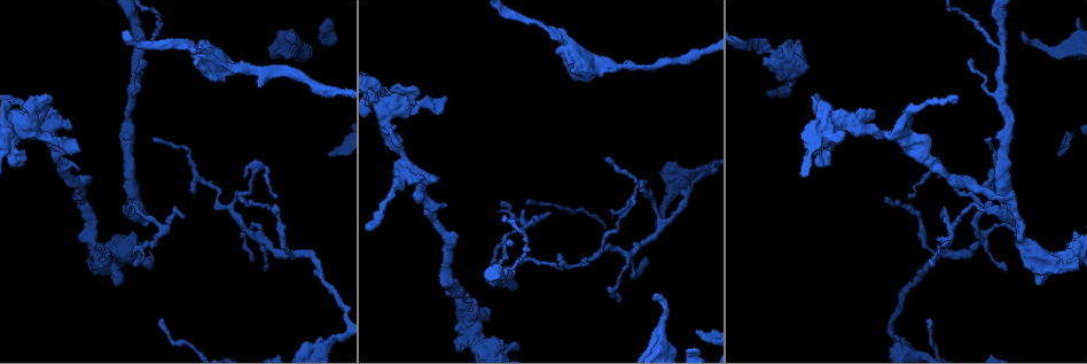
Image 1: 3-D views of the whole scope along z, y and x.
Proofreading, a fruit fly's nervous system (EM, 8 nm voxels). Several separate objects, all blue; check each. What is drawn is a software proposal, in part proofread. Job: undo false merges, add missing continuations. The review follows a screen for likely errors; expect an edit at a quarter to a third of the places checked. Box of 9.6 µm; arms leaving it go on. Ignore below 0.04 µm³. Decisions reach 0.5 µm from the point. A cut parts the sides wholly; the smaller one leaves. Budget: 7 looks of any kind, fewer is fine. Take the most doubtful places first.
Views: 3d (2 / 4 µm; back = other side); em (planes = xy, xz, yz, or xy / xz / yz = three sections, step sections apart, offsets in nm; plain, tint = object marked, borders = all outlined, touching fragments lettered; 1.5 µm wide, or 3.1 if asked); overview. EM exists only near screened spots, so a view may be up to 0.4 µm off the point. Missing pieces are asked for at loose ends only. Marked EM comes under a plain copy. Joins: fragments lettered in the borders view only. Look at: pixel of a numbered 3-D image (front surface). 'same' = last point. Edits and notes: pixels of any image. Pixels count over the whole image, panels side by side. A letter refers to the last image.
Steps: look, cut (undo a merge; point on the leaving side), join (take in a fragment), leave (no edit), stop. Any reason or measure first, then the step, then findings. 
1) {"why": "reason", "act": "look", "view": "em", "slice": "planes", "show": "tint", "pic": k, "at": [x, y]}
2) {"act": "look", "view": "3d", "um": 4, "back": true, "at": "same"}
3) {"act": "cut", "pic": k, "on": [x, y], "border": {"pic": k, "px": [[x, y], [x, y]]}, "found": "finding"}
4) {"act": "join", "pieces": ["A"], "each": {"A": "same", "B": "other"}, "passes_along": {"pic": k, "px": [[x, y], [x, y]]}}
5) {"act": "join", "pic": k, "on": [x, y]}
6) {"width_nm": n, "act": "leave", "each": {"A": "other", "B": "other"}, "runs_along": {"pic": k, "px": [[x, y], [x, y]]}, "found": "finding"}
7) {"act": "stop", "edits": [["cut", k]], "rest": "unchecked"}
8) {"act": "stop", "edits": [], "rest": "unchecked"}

{"why": "tapers out", "act": "look", "view": "3d", "um": 4, "pic": 1, "at": [264, 270]}

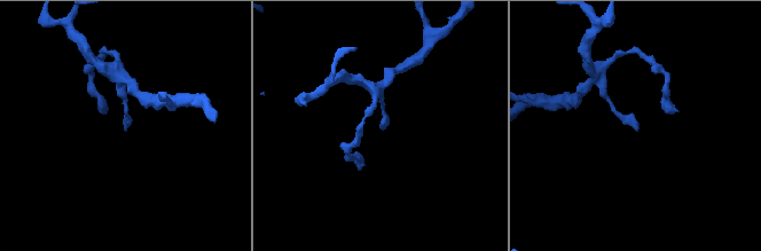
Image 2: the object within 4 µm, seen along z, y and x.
{"why": "now the EM", "act": "look", "view": "em", "slice": "planes", "show": "borders", "pic": 2, "at": [634, 128]}

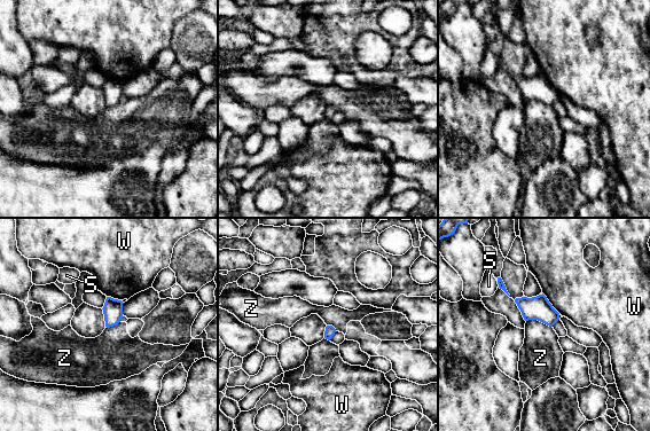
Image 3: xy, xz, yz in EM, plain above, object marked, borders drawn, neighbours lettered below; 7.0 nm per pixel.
{"act": "leave", "each": {"S": "other", "W": "other", "Z": "other"}, "border": {"pic": 3, "px": [[526, 320], [539, 320], [551, 327]]}, "found": "no lettered fragment goes on from it"}

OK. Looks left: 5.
{"why": "thin end", "act": "look", "view": "3d", "um": 2, "pic": 1, "at": [522, 262]}

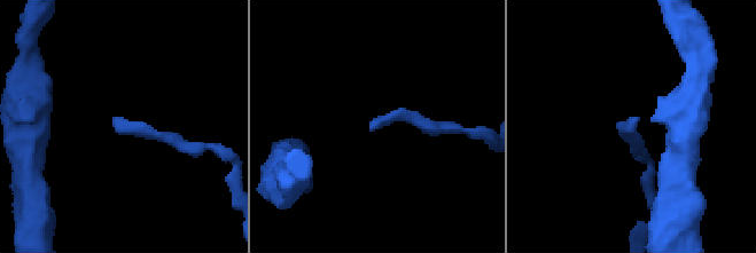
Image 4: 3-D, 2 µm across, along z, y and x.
{"act": "look", "view": "em", "slice": "planes", "show": "borders", "pic": 4, "at": [639, 117]}

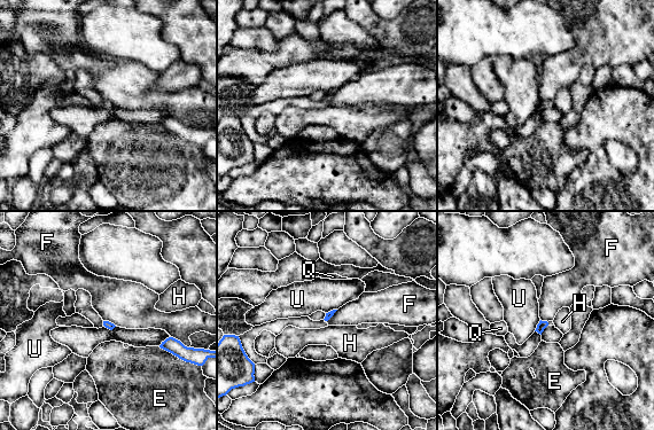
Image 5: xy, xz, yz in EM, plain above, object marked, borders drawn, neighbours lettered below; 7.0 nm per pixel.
{"act": "leave", "each": {"E": "other", "F": "other", "H": "other", "Q": "other", "U": "other"}, "border": {"pic": 5, "px": [[171, 336], [184, 344]]}, "found": "none of them fits"}

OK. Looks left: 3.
{"why": "an open end", "act": "look", "view": "em", "slice": "planes", "show": "borders", "pic": 1, "at": [139, 59]}

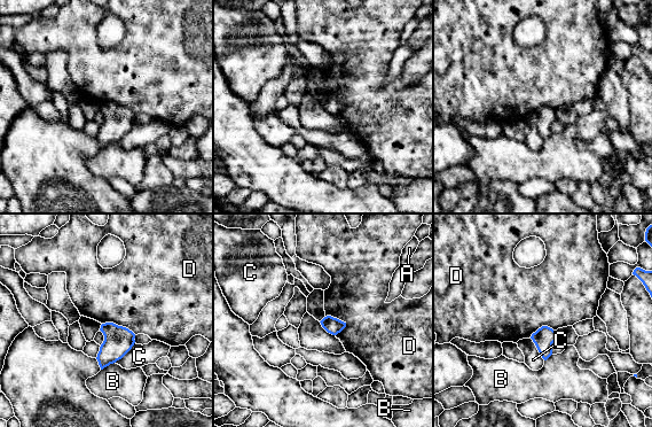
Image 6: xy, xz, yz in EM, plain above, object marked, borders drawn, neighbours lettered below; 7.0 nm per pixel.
{"act": "leave", "each": {"A": "other", "B": "other", "C": "other", "D": "other"}, "border": {"pic": 6, "px": [[326, 316], [338, 318], [346, 326]]}, "found": "none of them fits"}

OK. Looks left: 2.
{"act": "stop", "edits": [], "rest": "unchecked"}

